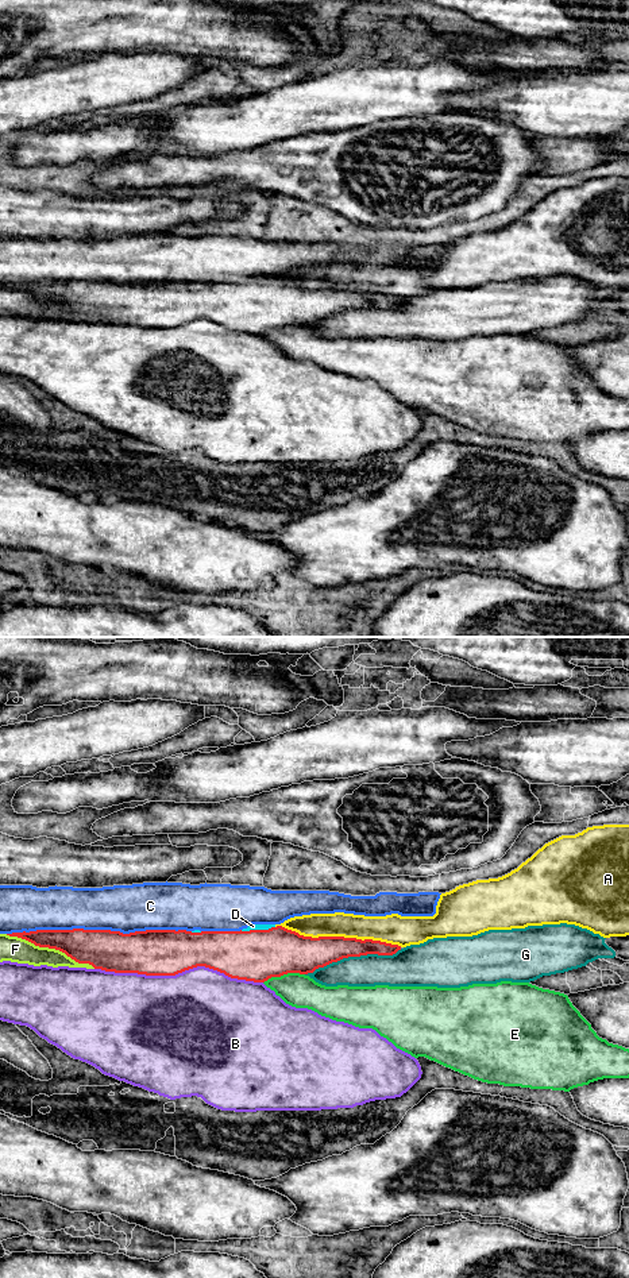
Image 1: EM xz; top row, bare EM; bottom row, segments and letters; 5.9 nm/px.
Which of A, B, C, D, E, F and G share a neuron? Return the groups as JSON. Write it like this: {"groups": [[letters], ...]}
{"groups": [["A"], ["B"], ["C"], ["D"], ["E"], ["F"], ["G"]]}

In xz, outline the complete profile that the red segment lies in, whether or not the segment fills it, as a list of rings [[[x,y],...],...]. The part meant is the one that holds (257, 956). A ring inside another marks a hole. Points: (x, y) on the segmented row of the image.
[[[251,924],[240,931],[186,931],[146,930],[123,934],[111,930],[36,930],[12,933],[9,937],[26,939],[35,946],[55,949],[78,964],[115,973],[146,976],[175,976],[185,970],[205,966],[231,978],[265,982],[288,973],[308,974],[319,968],[348,957],[367,954],[393,955],[401,946],[373,939],[344,937],[304,937],[275,924]]]

